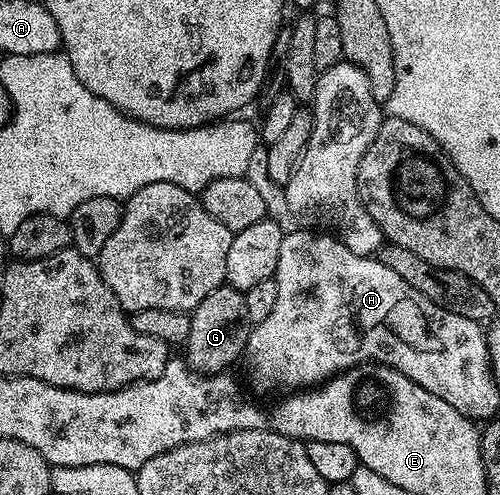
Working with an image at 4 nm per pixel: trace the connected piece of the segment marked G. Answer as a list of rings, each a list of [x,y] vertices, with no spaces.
[[[223,283],[219,289],[212,291],[212,295],[204,299],[204,303],[192,310],[192,331],[188,331],[188,339],[184,346],[184,360],[190,368],[207,375],[220,373],[229,370],[230,364],[238,356],[243,356],[251,330],[248,324],[248,307],[244,307],[245,298],[243,290],[233,289],[232,286]]]

